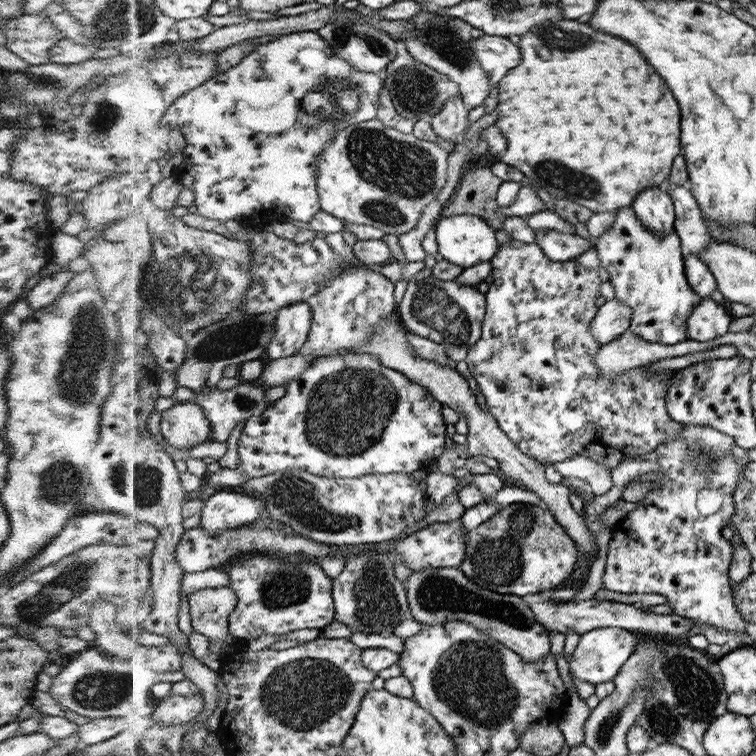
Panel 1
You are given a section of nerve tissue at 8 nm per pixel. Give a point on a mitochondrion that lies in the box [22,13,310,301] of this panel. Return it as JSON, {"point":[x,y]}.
{"point":[104,115]}

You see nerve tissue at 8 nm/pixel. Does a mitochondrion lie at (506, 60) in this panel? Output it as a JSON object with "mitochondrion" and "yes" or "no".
{"mitochondrion":"no"}

